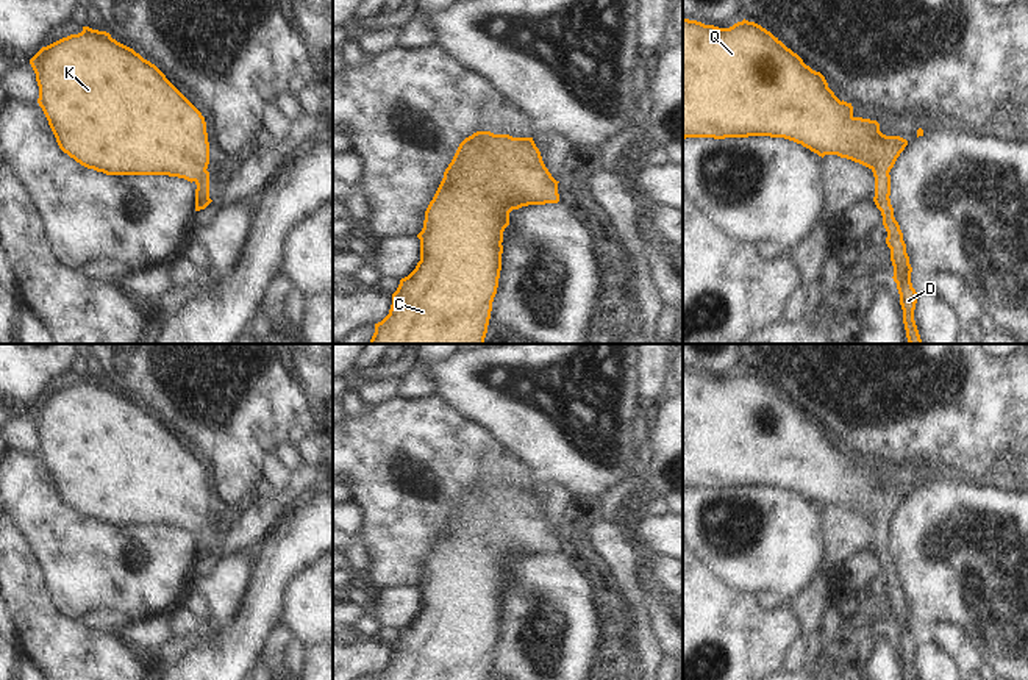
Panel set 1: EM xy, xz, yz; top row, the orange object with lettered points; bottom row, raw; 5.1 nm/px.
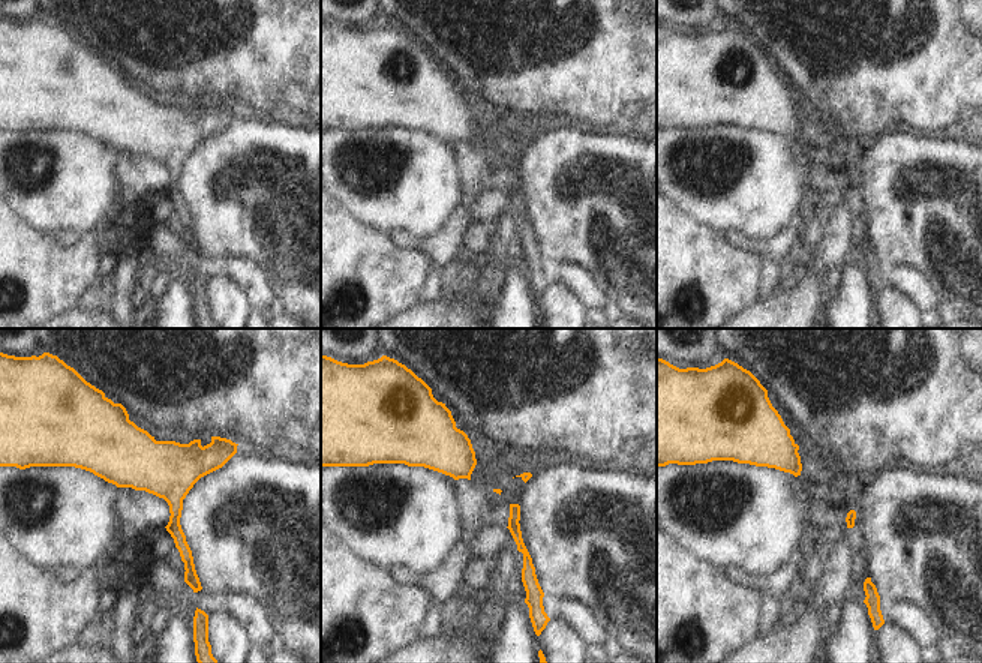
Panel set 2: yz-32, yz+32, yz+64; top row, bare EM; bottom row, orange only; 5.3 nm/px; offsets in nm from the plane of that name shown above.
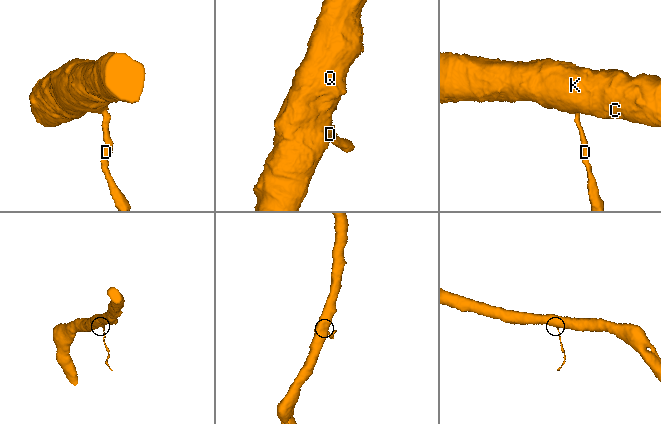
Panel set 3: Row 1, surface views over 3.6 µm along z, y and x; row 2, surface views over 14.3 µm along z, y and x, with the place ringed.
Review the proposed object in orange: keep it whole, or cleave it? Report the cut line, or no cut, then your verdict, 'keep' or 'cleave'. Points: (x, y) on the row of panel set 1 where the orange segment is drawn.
no cut | keep

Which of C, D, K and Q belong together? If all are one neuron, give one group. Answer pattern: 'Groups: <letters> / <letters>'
Groups: C D K Q.

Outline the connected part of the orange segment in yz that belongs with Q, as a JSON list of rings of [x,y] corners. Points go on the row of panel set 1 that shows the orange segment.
[[[683,19],[683,139],[686,138],[784,138],[819,156],[837,155],[869,167],[875,177],[873,202],[881,211],[891,249],[894,281],[900,294],[909,344],[922,344],[914,310],[919,294],[912,288],[909,256],[891,205],[891,169],[908,145],[900,136],[886,136],[876,120],[855,117],[851,103],[841,102],[825,77],[812,70],[778,38],[748,20],[730,28]]]

